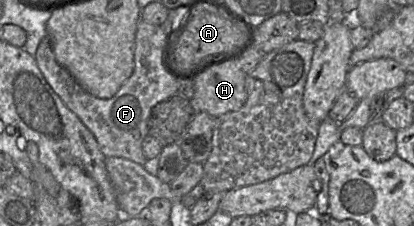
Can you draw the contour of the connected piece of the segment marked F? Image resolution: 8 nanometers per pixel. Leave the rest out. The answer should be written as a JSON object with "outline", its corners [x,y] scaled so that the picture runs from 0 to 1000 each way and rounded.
{"outline":[[[343,80],[336,88],[326,159],[321,319],[266,438],[227,429],[196,389],[176,336],[138,279],[114,155],[92,199],[82,257],[111,363],[227,597],[256,699],[295,695],[343,735],[355,712],[343,628],[357,597],[365,487],[384,451],[425,420],[432,385],[432,354],[411,332],[389,283],[399,164],[401,146],[389,115],[362,106]]]}

